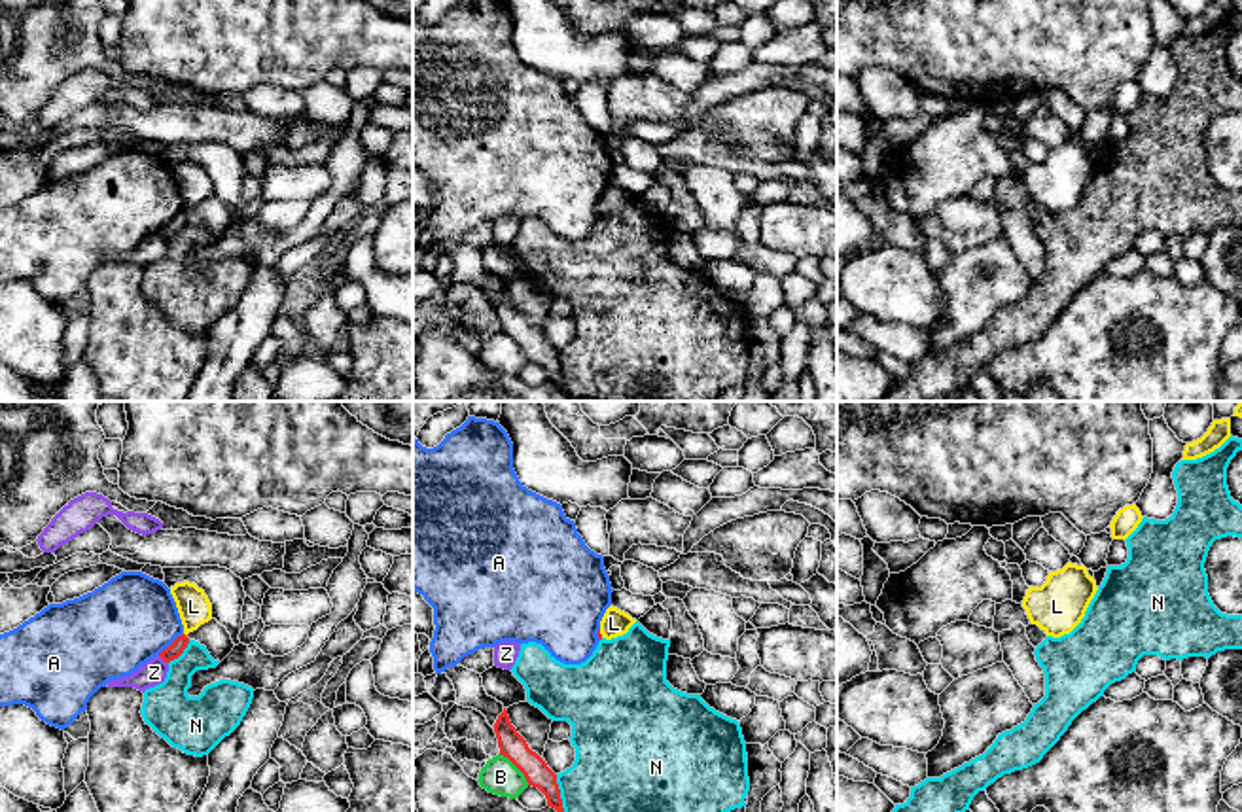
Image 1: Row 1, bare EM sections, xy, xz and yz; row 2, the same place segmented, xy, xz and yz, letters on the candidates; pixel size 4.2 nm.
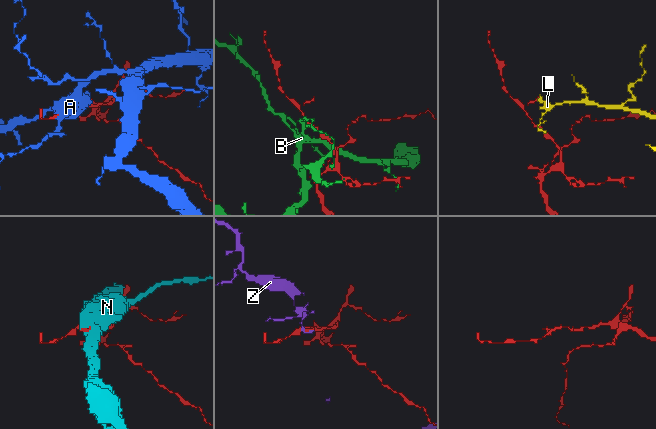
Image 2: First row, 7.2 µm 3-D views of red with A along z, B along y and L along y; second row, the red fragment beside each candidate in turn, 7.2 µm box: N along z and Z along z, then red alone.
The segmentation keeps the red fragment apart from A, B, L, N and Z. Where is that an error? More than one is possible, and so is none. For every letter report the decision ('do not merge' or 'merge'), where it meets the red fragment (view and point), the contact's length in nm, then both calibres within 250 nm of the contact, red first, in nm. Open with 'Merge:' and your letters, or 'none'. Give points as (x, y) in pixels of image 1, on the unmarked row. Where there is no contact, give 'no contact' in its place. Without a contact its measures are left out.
Merge: none
A: do not merge; meets red in xy at (171, 220); contact 150 nm long; 70 nm thick on the red side, 380 nm on the other
B: do not merge; meets red in xz at (515, 341); contact 190 nm long; 110 nm thick on the red side, 160 nm on the other
L: do not merge; meets red in xz at (601, 211); contact 40 nm long; 20 nm thick on the red side, 120 nm on the other
N: do not merge; meets red in xz at (559, 370); contact 170 nm long; 110 nm thick on the red side, 400 nm on the other
Z: do not merge; meets red in xy at (163, 235); contact 50 nm long; 70 nm thick on the red side, 110 nm on the other

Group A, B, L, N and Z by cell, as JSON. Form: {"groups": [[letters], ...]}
{"groups": [["A"], ["B"], ["L"], ["N"], ["Z"]]}

